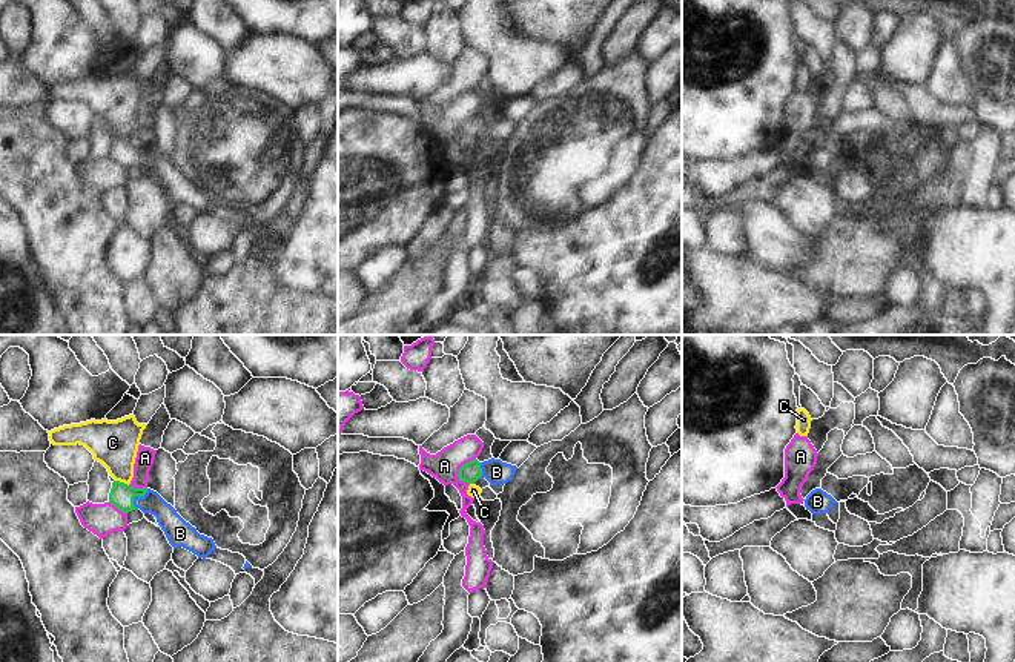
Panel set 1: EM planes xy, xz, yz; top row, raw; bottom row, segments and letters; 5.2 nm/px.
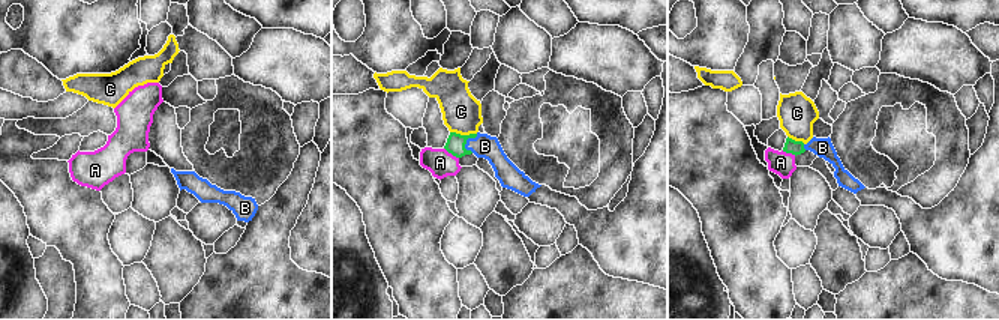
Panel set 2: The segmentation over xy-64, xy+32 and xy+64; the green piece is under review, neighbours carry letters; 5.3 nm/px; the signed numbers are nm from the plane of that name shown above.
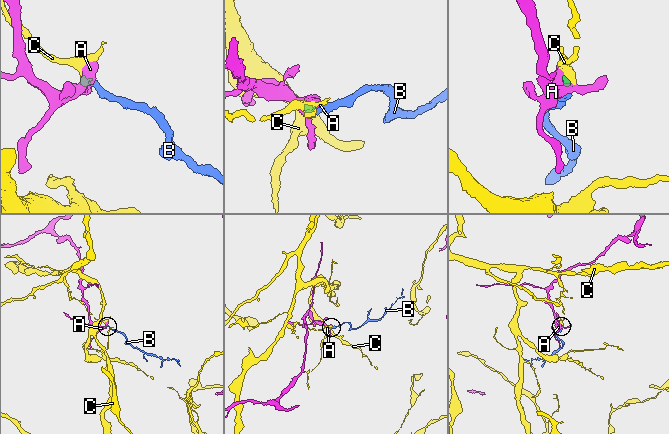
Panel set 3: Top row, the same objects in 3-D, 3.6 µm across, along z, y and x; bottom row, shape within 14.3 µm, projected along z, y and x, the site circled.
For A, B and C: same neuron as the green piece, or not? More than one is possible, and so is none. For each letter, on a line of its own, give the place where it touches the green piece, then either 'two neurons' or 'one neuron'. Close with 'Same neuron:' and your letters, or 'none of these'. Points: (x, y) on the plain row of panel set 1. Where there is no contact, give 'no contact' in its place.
A: xz (461, 123) | two neurons
B: xy (135, 151) | one neuron
C: xy (122, 139) | two neurons
Same neuron: B

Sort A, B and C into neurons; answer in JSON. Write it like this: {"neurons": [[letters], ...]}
{"neurons": [["A"], ["B"], ["C"]]}

